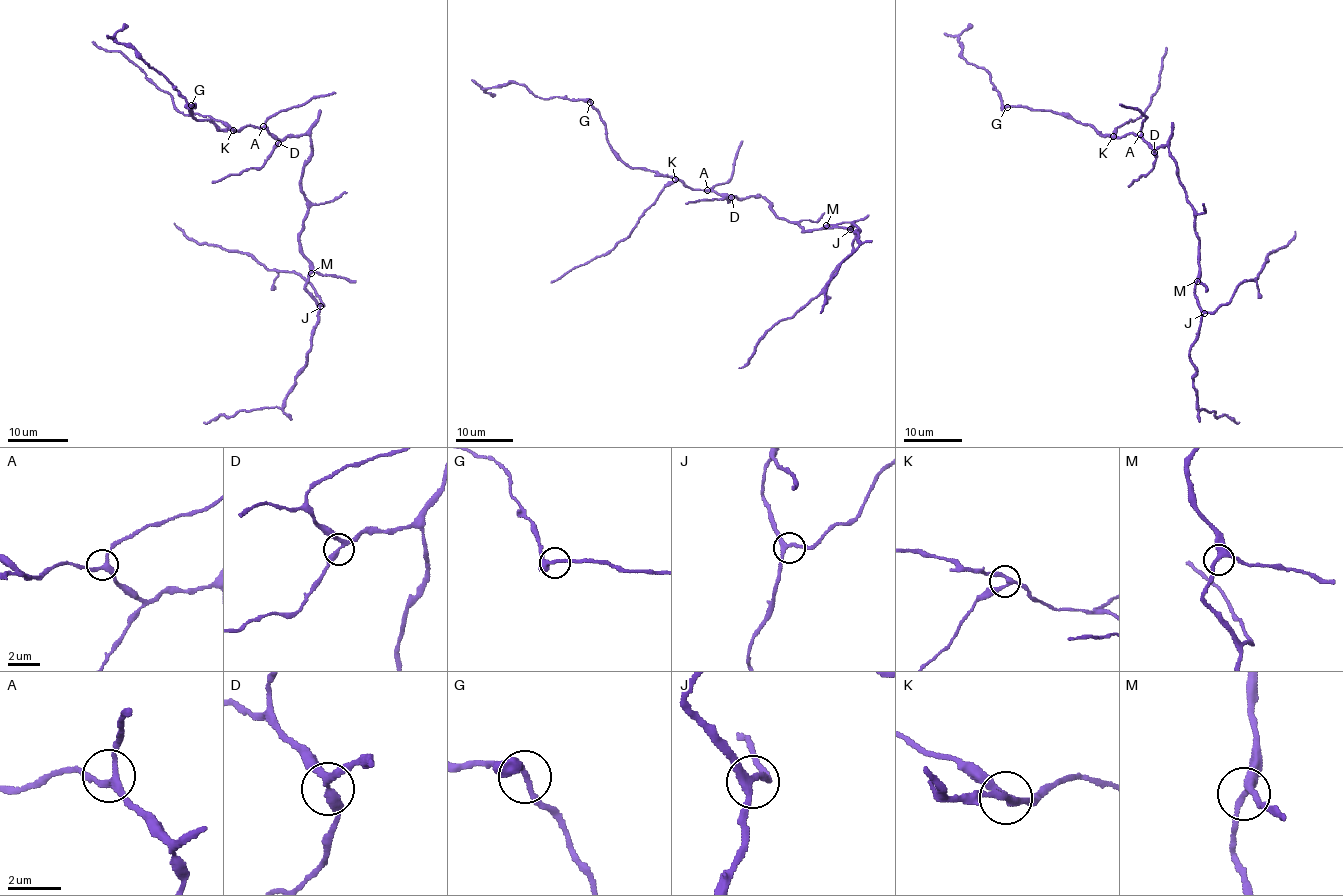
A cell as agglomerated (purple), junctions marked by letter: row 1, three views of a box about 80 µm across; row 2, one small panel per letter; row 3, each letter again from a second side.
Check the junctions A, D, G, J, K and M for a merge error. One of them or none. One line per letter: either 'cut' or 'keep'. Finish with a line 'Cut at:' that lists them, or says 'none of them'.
A: keep
D: keep
G: keep
J: keep
K: keep
M: keep
Cut at: none of them

